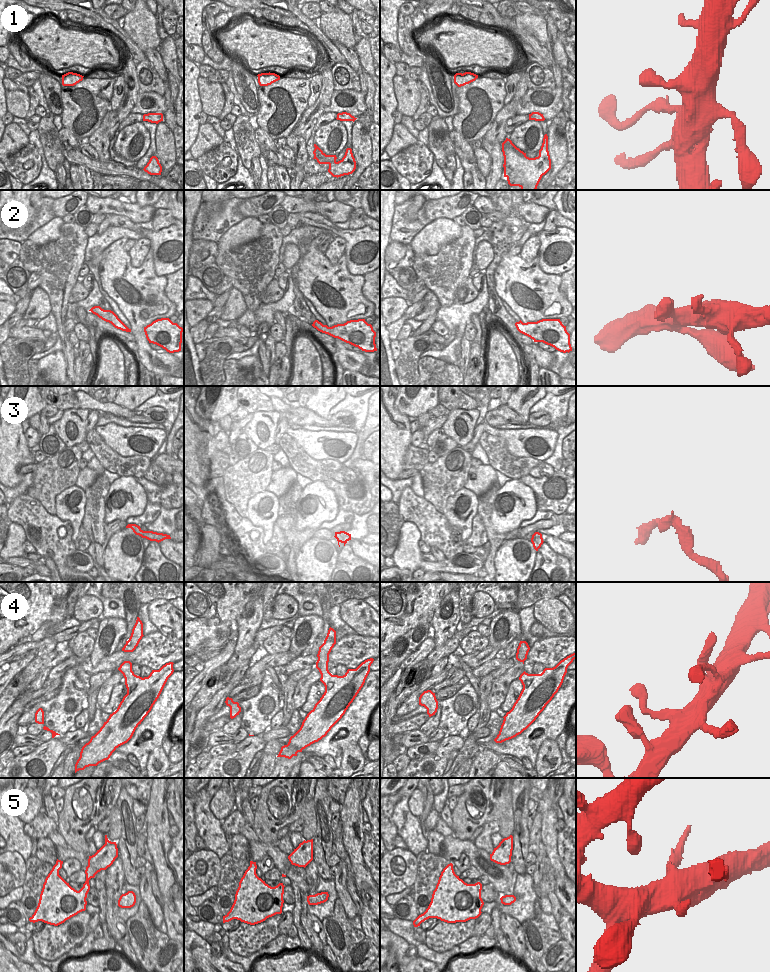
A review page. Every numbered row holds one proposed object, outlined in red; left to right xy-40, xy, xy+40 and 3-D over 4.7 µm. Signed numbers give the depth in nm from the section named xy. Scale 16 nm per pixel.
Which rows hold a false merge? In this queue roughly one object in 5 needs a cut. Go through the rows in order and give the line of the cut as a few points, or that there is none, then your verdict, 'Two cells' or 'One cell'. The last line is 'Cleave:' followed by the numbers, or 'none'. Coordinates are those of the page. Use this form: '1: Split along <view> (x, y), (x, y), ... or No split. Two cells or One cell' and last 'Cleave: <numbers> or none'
1: No split. One cell
2: No split. One cell
3: Split along xy (338, 532), (348, 540). Two cells
4: No split. One cell
5: No split. One cell
Cleave: 3

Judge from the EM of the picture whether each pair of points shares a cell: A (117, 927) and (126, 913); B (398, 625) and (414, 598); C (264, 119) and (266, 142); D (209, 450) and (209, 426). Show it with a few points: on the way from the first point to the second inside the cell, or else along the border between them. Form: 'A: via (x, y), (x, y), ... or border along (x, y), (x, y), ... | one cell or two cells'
A: border along (118, 907), (118, 914), (125, 921) | two cells
B: via (405, 619), (414, 611), (414, 605) | one cell
C: border along (259, 127), (273, 139) | two cells
D: via (209, 444), (209, 432) | one cell

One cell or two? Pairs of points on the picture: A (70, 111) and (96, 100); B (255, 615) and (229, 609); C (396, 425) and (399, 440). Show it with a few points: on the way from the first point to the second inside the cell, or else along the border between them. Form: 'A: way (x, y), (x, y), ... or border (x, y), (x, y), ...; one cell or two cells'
A: way (76, 111), (79, 111), (90, 101); one cell
B: border (259, 597), (245, 605), (236, 618), (236, 628); two cells
C: way (396, 429), (396, 436); one cell

